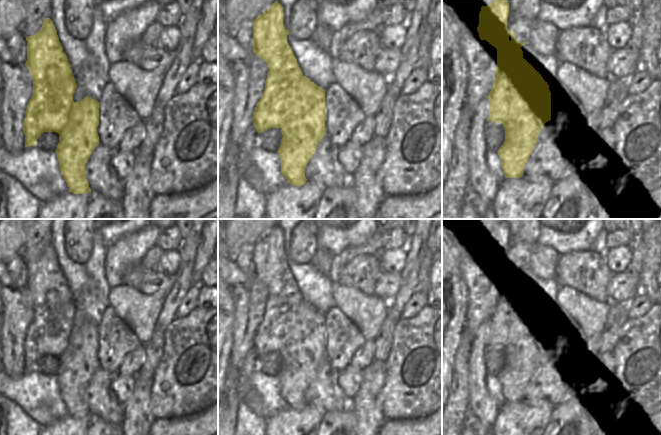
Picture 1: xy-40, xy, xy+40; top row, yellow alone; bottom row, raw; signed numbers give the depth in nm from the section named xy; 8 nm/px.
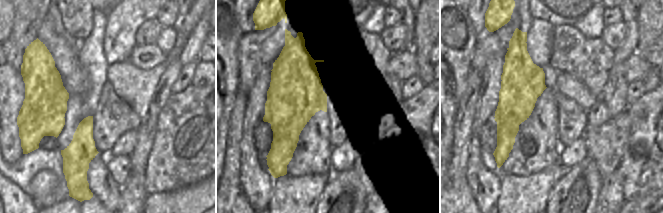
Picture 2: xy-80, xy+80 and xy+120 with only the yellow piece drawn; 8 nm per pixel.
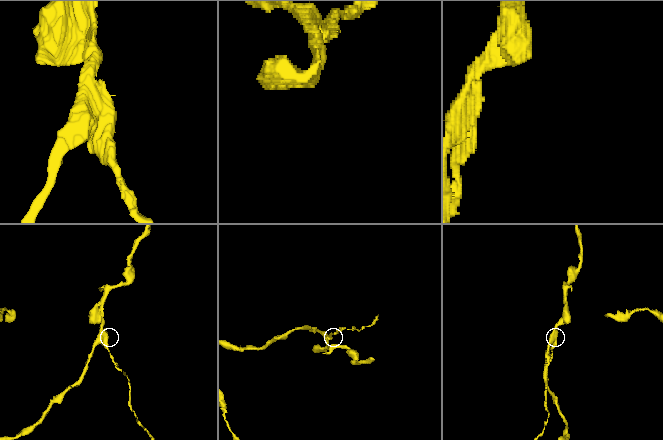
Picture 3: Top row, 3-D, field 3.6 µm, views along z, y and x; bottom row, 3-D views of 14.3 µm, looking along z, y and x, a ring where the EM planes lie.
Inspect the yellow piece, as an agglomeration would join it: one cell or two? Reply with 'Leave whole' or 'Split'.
Split.

